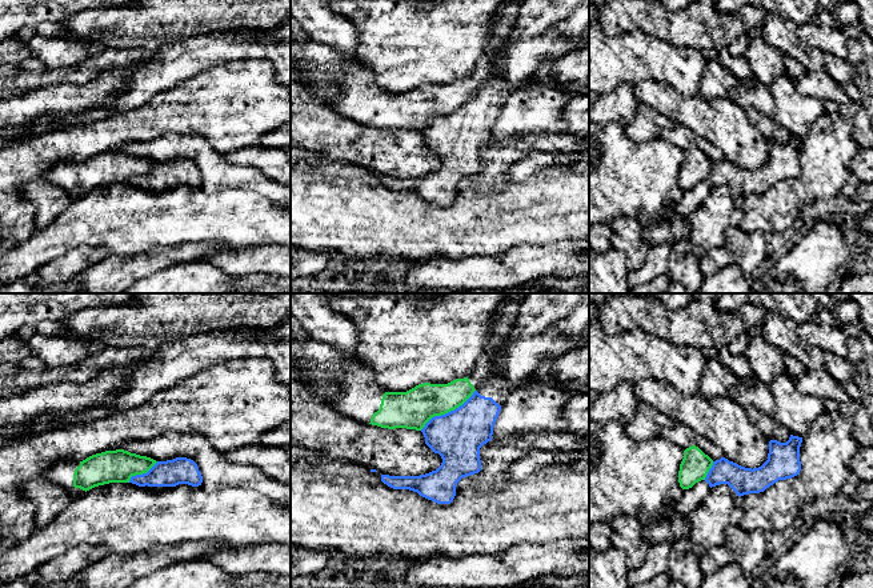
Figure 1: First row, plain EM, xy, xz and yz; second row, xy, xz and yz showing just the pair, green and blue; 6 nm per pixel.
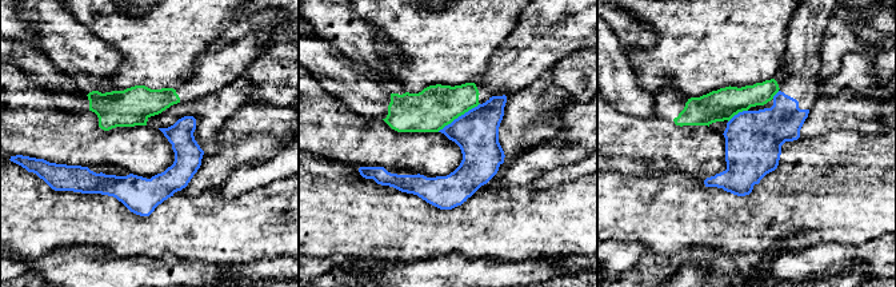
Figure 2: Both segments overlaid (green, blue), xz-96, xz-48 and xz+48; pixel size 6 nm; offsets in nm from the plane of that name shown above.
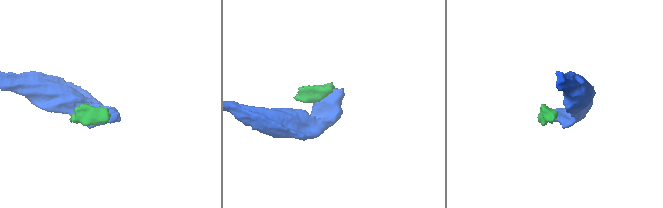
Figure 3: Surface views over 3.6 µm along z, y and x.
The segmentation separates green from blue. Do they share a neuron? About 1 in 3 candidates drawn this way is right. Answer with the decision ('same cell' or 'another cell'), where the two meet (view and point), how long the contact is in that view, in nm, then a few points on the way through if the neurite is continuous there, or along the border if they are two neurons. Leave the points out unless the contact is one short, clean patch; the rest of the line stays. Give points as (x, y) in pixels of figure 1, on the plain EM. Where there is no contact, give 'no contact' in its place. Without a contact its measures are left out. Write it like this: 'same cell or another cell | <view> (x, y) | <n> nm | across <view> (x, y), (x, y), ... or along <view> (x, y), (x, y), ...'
another cell | xz (448, 112) | 420 nm | along xz (475, 91), (461, 106), (444, 115), (435, 116), (420, 131)

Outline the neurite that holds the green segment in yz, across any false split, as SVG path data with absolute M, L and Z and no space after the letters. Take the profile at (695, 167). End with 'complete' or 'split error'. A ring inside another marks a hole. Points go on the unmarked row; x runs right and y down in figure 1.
M692 147L686 149L678 172L680 188L682 191L689 191L696 184L705 181L712 167L713 161L698 148Z; complete

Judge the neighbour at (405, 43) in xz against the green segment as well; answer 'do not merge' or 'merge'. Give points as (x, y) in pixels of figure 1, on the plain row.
do not merge

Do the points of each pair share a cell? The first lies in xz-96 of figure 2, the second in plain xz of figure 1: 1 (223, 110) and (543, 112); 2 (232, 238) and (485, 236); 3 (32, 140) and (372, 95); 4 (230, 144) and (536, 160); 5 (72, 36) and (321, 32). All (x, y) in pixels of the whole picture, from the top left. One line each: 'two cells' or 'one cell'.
1: one cell
2: one cell
3: two cells
4: one cell
5: one cell

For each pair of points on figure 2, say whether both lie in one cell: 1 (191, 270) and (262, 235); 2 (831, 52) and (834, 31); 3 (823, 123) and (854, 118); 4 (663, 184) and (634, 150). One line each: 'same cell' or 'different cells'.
1: different cells
2: same cell
3: same cell
4: different cells

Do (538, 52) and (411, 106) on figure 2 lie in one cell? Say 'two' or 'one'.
one

